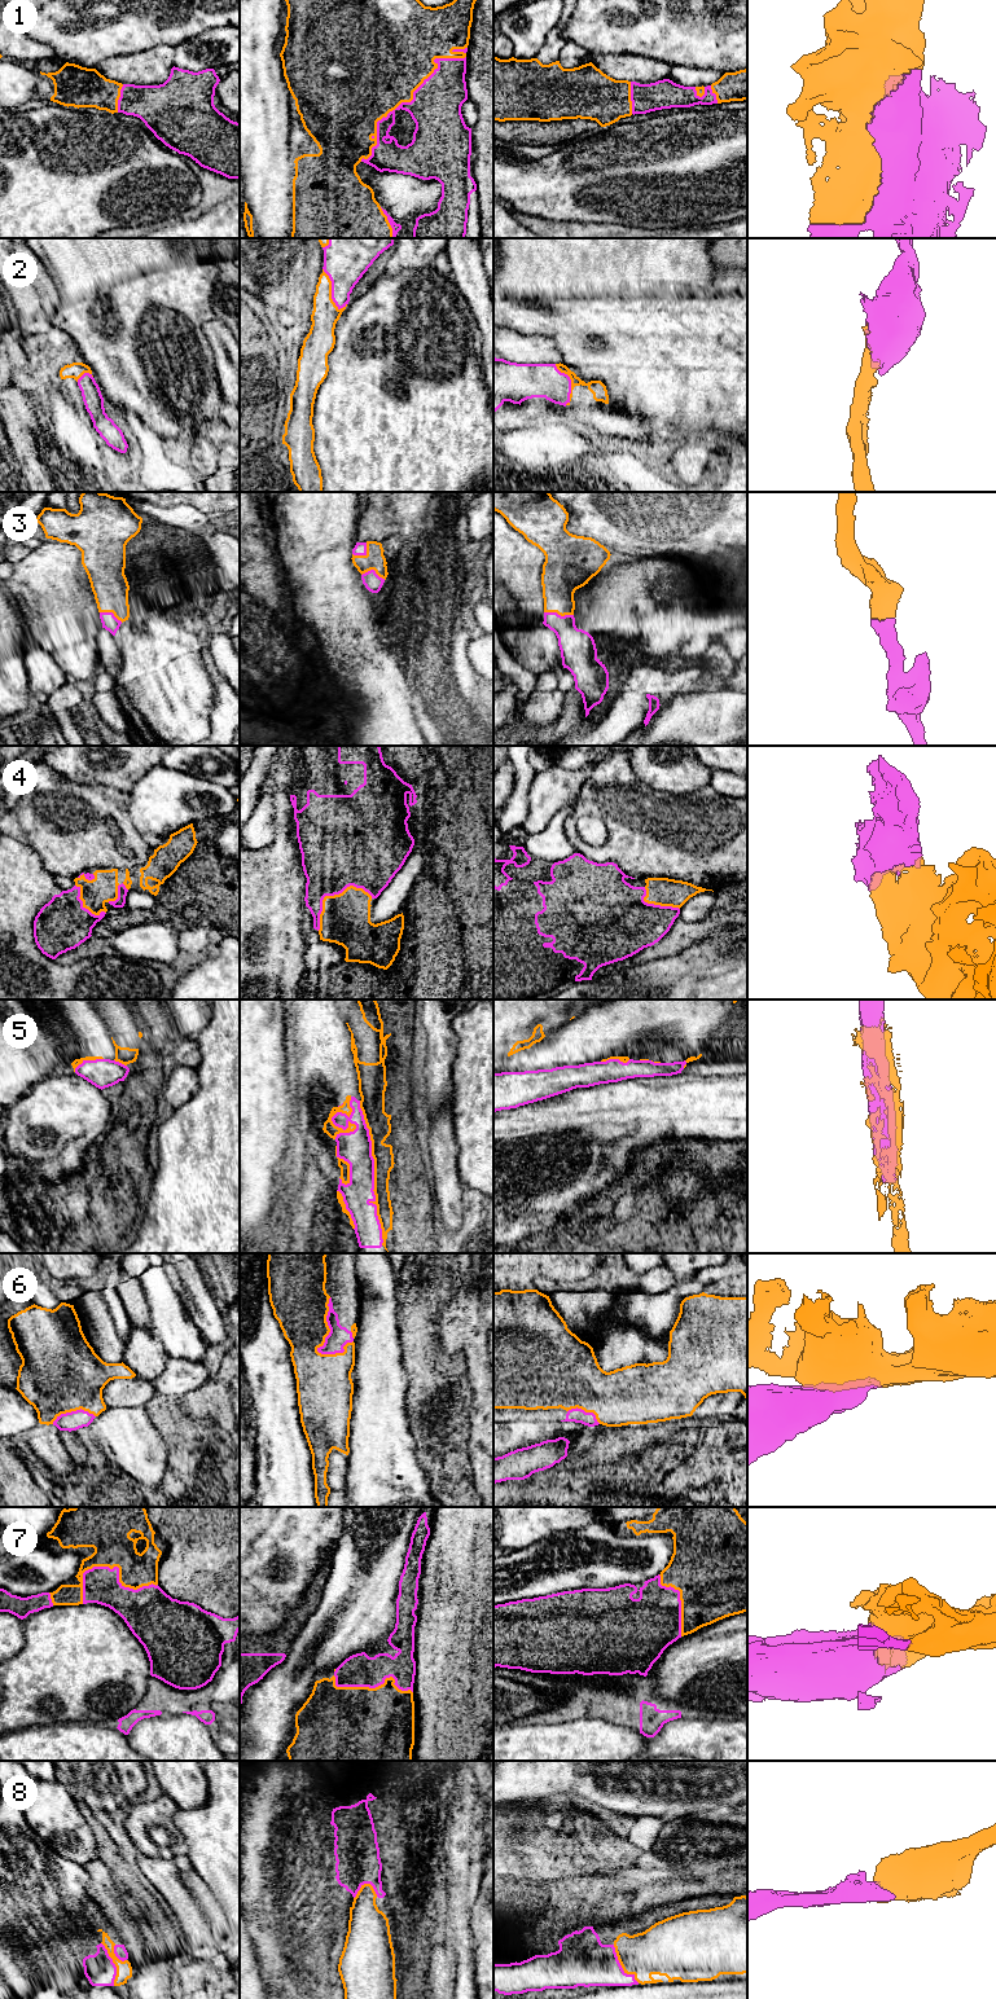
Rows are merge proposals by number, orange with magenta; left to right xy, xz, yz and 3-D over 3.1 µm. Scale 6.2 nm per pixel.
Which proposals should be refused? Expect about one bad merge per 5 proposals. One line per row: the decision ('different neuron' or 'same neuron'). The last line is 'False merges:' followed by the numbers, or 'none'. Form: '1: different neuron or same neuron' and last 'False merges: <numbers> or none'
1: same neuron
2: same neuron
3: same neuron
4: same neuron
5: same neuron
6: same neuron
7: same neuron
8: same neuron
False merges: none

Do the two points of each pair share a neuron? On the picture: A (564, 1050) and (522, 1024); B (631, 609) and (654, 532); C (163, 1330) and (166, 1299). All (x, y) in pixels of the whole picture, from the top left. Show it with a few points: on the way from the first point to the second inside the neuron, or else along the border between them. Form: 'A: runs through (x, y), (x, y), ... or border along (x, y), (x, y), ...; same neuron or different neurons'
A: border along (569, 1019), (545, 1036); different neurons
B: border along (663, 556), (615, 557); different neurons
C: runs through (166, 1322), (166, 1306); same neuron

